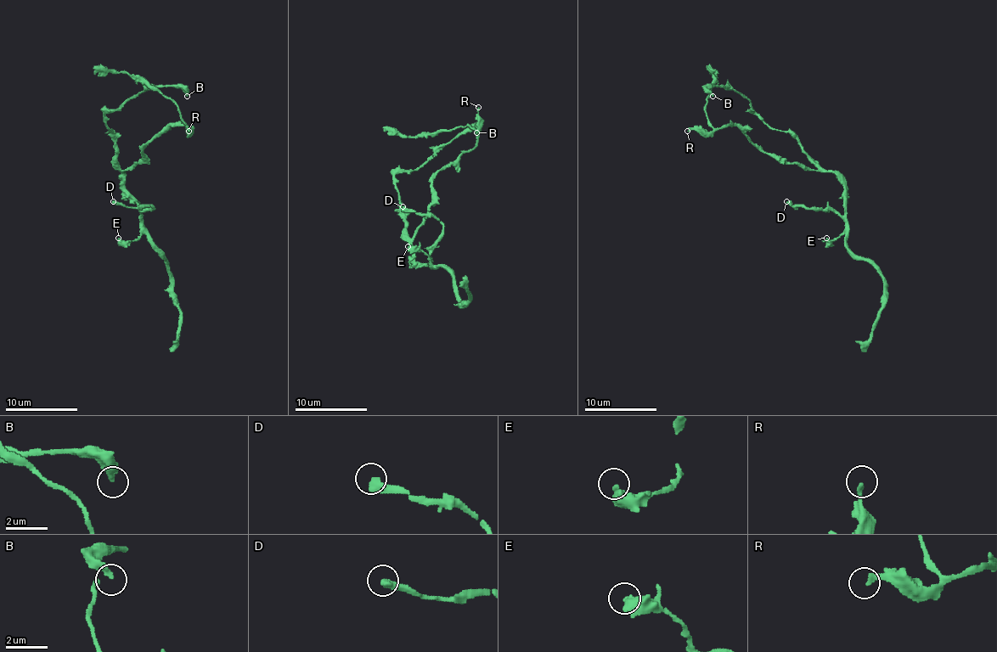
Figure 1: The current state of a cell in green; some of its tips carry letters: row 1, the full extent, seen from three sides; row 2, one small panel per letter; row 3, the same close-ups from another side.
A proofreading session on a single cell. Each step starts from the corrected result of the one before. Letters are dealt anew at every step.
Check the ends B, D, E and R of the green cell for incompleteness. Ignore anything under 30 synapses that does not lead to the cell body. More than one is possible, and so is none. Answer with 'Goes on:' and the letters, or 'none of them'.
Goes on: none of them

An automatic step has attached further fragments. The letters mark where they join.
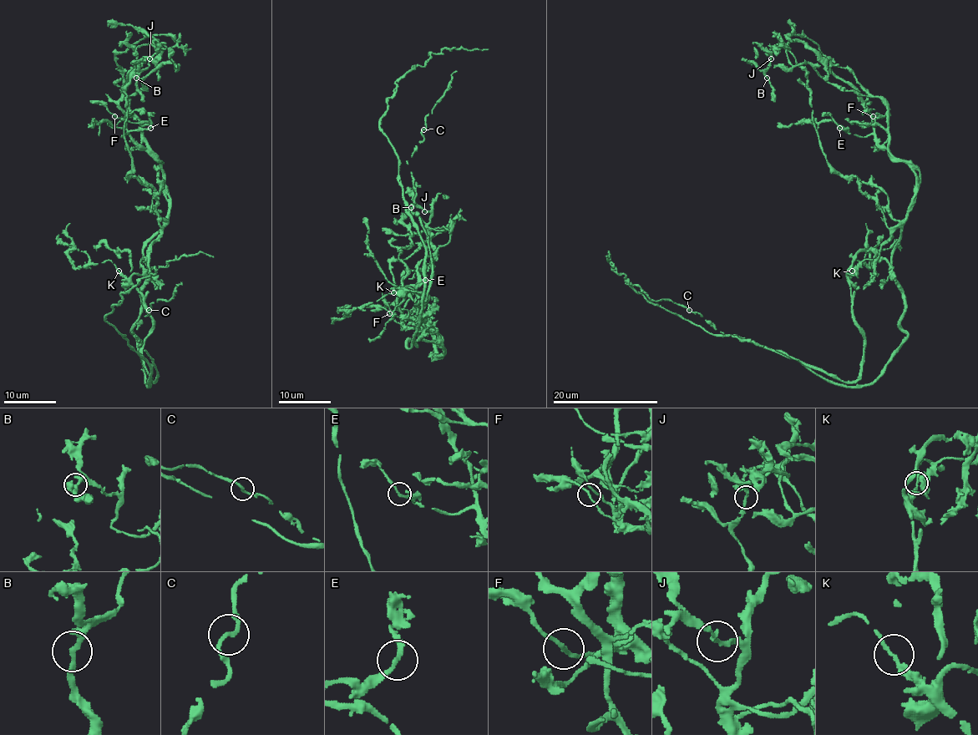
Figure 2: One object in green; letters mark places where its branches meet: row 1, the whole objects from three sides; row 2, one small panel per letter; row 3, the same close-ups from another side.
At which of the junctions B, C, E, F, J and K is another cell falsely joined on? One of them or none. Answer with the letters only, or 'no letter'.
F

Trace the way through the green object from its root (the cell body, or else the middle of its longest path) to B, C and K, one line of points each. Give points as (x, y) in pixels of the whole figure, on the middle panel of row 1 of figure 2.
B: (412, 342), (422, 332), (443, 352), (393, 304), (401, 276), (435, 257), (430, 214), (412, 207)
C: (412, 342), (406, 345), (412, 345), (419, 320), (424, 245), (403, 198), (398, 164), (412, 157), (423, 129)
K: (412, 342), (415, 345), (422, 336), (415, 306), (417, 295), (409, 287), (401, 287), (393, 292)

